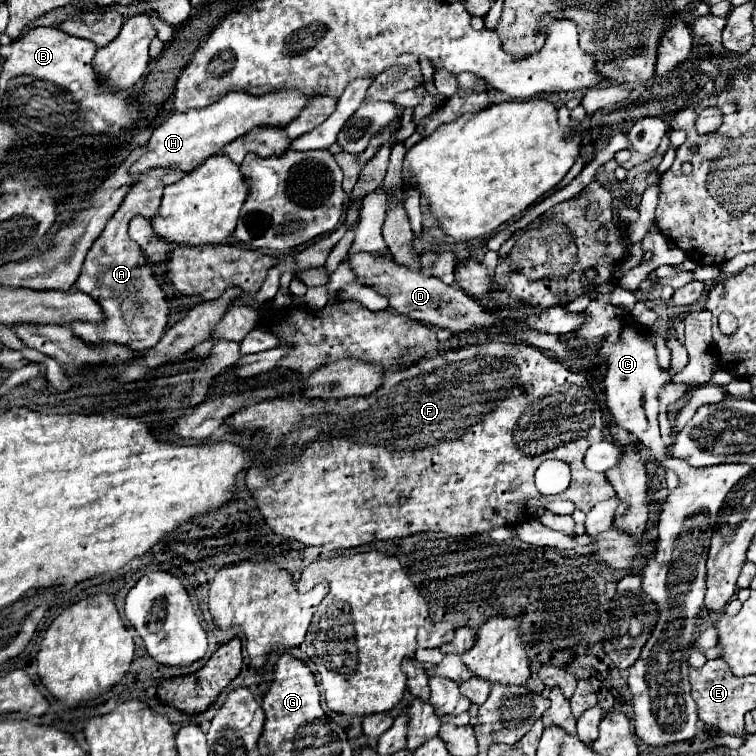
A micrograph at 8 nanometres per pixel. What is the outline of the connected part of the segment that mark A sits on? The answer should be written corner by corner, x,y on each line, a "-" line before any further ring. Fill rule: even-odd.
151,168
147,170
129,190
119,210
111,216
101,236
93,242
91,250
87,252
87,258
83,262
83,270
75,282
75,286
81,292
87,292
93,296
105,312
105,322
91,326
87,322
75,322
71,324
75,336
89,344
97,342
115,342
115,344
129,344
135,350
147,350
153,348
159,338
163,336
163,330
167,328
167,314
169,306
165,300
163,290
159,288
157,280
153,278
151,266
145,262
143,252
137,242
133,242
127,236
127,224
135,214
141,214
145,218
151,218
159,208
159,196
163,194
163,188
171,182
177,182
183,178
183,170
179,168

